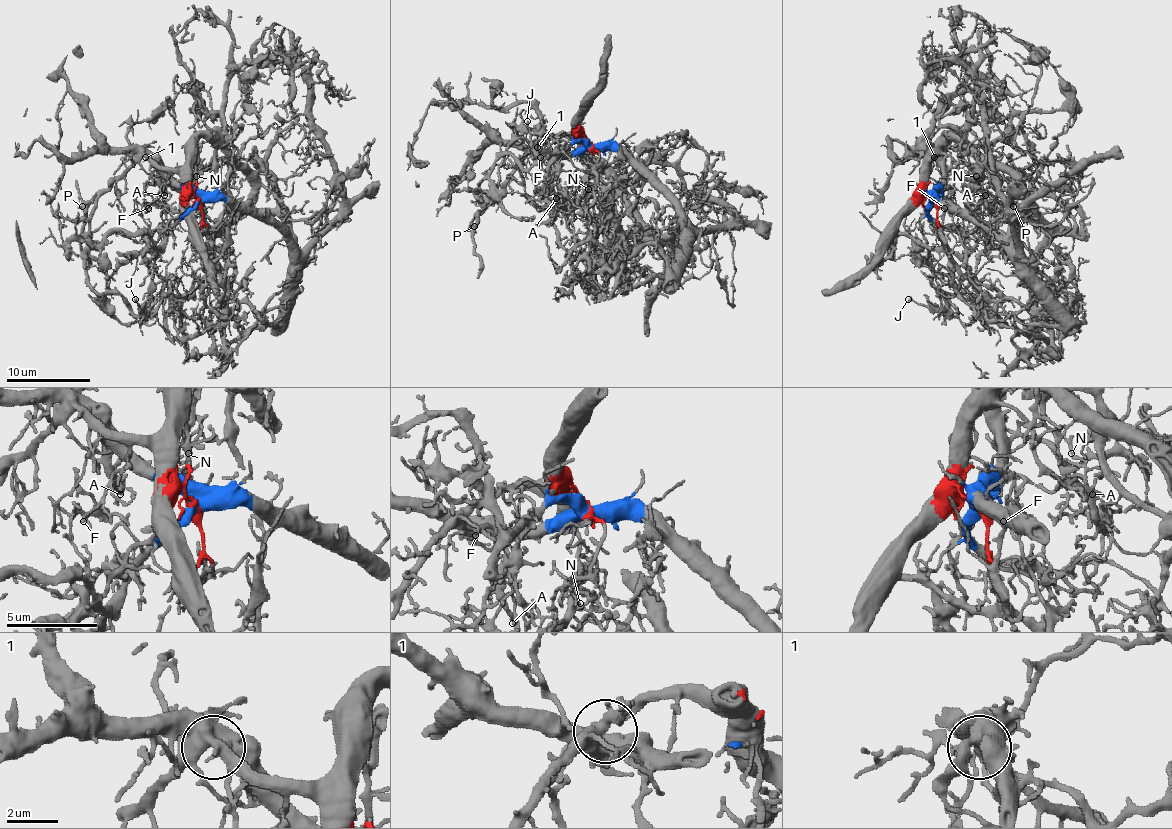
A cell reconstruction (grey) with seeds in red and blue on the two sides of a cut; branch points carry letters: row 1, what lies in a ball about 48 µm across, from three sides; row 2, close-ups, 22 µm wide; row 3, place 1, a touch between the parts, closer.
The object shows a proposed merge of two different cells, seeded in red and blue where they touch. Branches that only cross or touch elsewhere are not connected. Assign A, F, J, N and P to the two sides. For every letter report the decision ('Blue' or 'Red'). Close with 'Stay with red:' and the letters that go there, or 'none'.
A: Red
F: Red
J: Red
N: Red
P: Red
Stay with red: A, F, J, N, P

